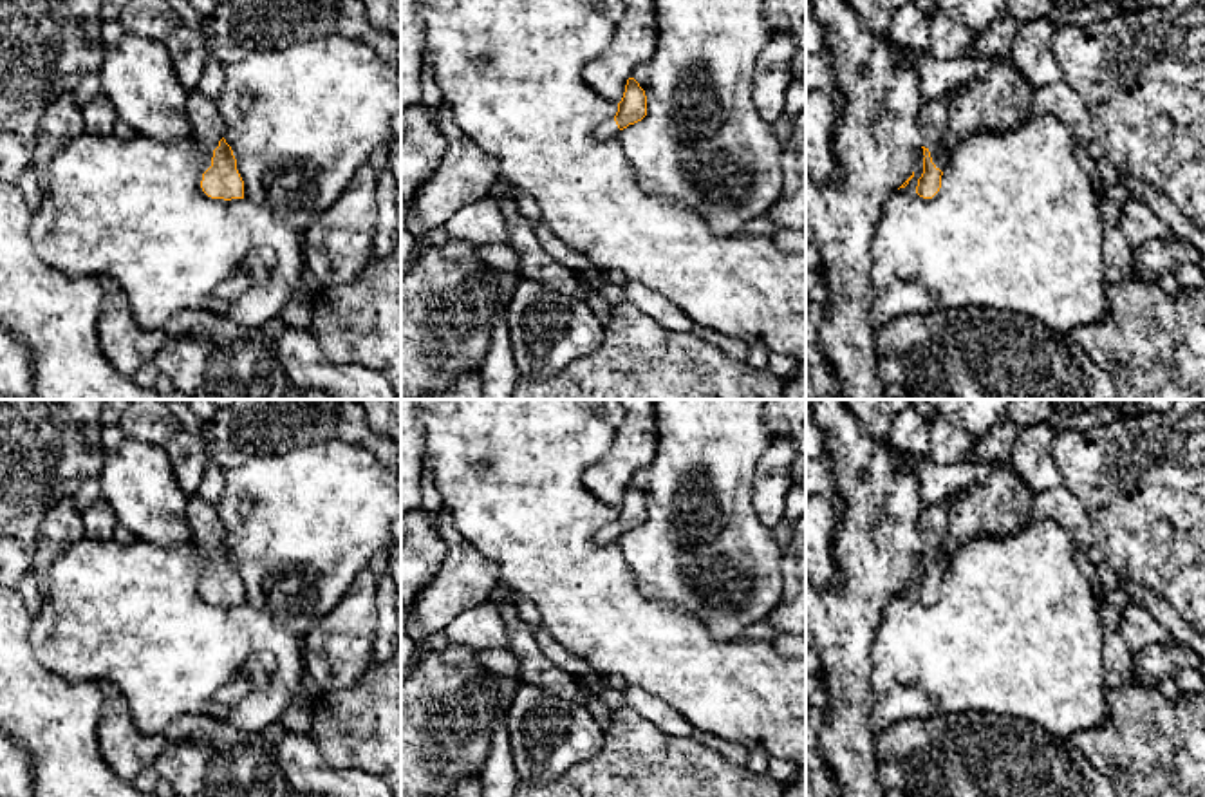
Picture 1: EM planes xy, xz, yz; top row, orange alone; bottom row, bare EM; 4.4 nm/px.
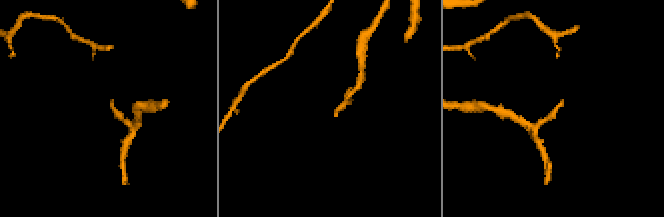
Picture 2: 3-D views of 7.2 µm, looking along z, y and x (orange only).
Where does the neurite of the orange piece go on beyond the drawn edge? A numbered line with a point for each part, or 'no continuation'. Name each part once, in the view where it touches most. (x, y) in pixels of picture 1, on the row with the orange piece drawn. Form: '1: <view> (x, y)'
1: xy (206, 127)

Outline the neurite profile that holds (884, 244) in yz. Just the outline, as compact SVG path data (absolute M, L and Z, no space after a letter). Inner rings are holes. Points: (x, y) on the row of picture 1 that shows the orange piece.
M1035 114L1008 132L970 136L954 150L932 199L916 193L923 148L914 150L914 177L887 197L873 239L873 316L876 329L905 314L957 307L995 307L1044 323L1059 336L1109 316L1104 273L1104 219L1098 195L1073 152L1073 132L1051 114Z

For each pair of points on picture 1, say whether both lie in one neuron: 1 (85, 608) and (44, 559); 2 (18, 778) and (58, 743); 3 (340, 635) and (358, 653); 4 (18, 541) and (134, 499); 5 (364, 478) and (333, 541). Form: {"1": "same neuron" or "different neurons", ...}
{"1": "different neurons", "2": "different neurons", "3": "same neuron", "4": "different neurons", "5": "same neuron"}

